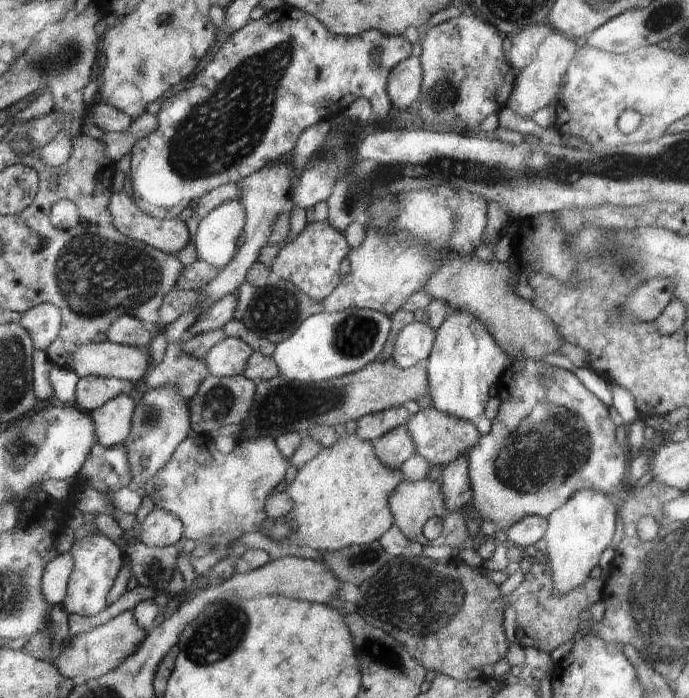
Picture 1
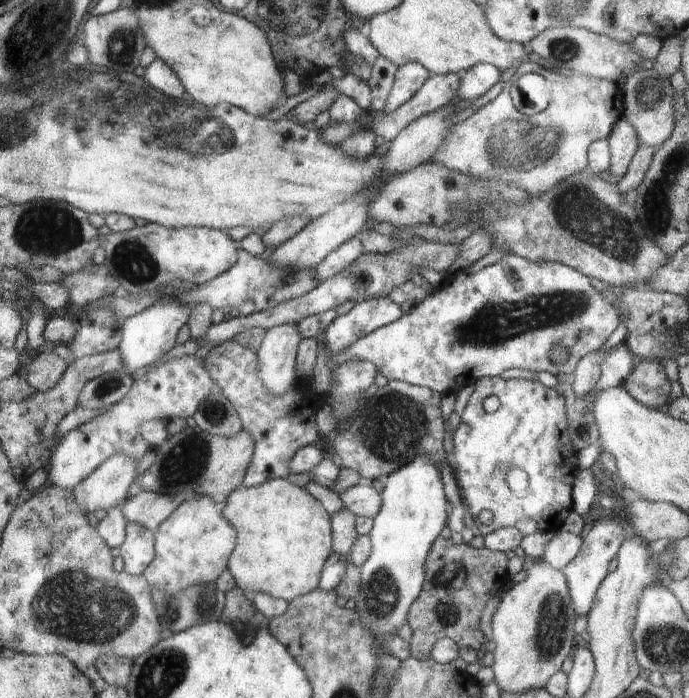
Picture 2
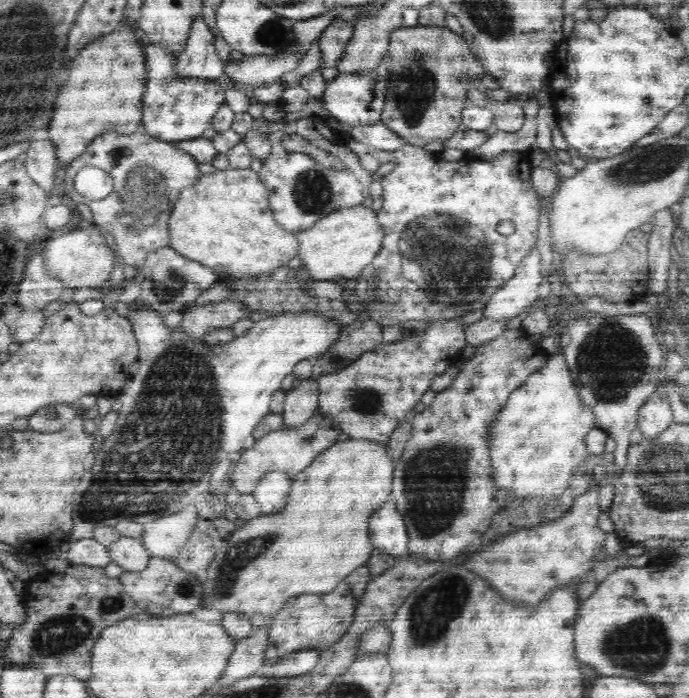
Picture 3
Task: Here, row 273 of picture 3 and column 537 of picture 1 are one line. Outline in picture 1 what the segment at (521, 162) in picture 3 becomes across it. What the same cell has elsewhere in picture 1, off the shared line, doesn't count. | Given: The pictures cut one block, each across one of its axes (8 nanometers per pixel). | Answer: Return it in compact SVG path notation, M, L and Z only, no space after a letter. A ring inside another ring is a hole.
M516 360L512 362L512 366L505 369L495 383L498 384L498 398L500 398L500 408L498 408L498 415L492 421L492 428L488 434L484 434L479 439L479 442L468 450L469 458L469 472L468 477L470 480L471 496L472 499L468 506L472 508L474 513L478 513L476 516L477 521L482 524L484 521L493 522L497 527L497 535L495 538L498 541L502 540L504 532L510 529L514 524L517 524L525 517L537 515L548 519L550 514L554 513L554 510L561 508L574 494L577 494L582 490L599 491L604 495L614 495L617 491L620 491L624 486L627 488L627 473L629 464L626 463L626 456L618 442L616 442L615 431L617 426L611 420L608 414L607 407L594 395L589 392L577 376L570 371L562 368L551 366L544 361L536 360Z

